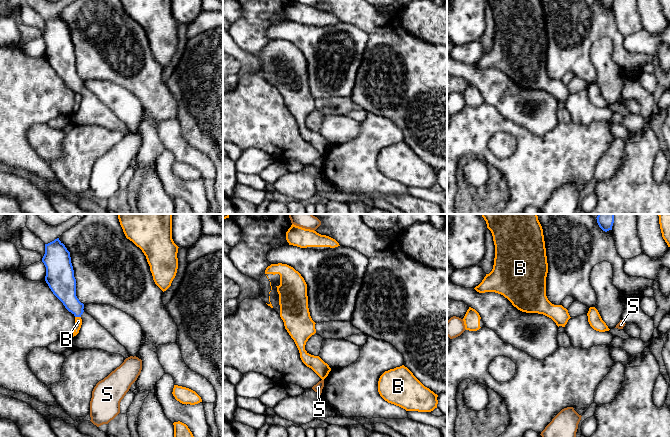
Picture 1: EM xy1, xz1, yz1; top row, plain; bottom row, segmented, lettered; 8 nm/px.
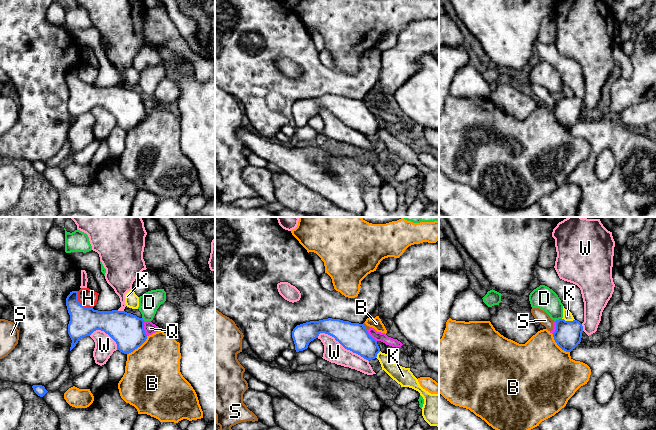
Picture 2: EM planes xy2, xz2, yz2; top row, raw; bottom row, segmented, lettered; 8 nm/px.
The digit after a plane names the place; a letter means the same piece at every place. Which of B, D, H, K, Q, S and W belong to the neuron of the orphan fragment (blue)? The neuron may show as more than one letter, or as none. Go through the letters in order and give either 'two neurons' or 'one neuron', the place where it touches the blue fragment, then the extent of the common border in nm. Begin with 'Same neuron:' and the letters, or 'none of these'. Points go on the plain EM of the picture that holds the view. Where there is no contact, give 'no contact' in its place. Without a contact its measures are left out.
Same neuron: none of these
B: two neurons | xy2 (138, 122) | 220 nm
D: two neurons | yz2 (559, 95) | 60 nm
H: two neurons | xy2 (79, 79) | 190 nm
K: two neurons | yz2 (568, 97) | 110 nm
Q: two neurons | xy2 (143, 104) | 120 nm
S: two neurons | xz2 (364, 103) | 60 nm
W: two neurons | xz2 (343, 122) | 460 nm

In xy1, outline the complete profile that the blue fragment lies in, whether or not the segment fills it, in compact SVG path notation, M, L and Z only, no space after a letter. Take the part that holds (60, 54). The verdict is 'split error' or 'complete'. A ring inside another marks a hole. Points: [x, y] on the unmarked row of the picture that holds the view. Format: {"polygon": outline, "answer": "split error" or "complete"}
{"polygon": "M59 16L45 20L42 38L46 43L45 57L53 70L75 93L82 95L79 109L71 115L72 123L79 125L101 125L120 130L125 135L131 131L104 103L86 89L84 80L76 72L76 55L70 28Z", "answer": "split error"}

